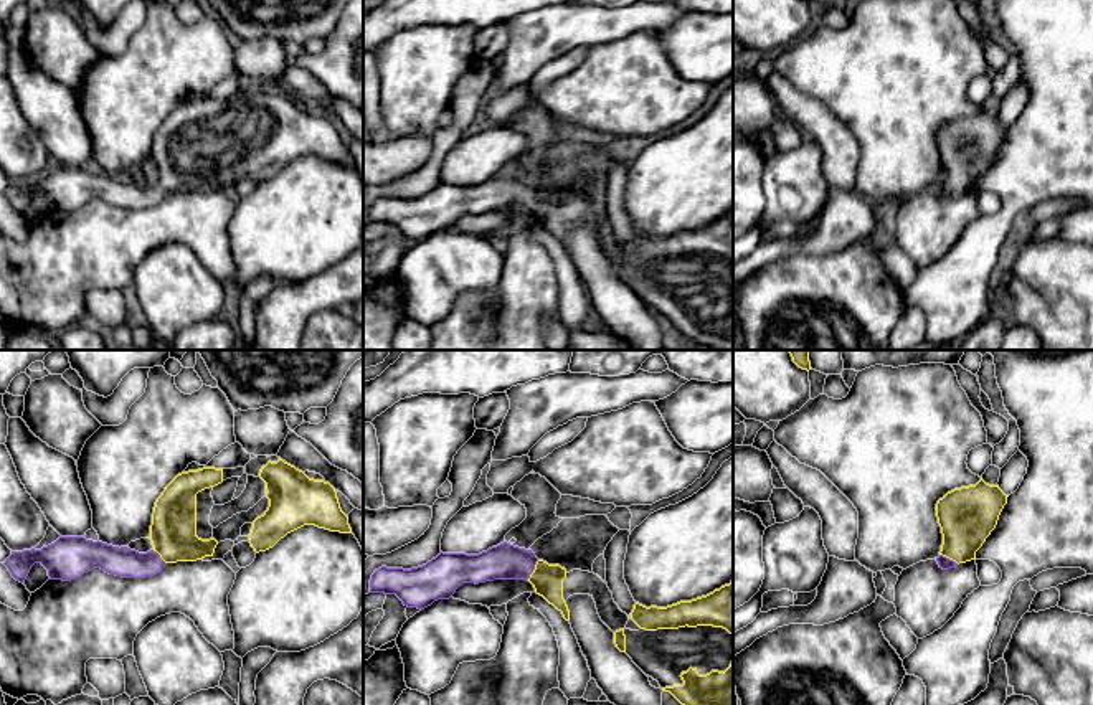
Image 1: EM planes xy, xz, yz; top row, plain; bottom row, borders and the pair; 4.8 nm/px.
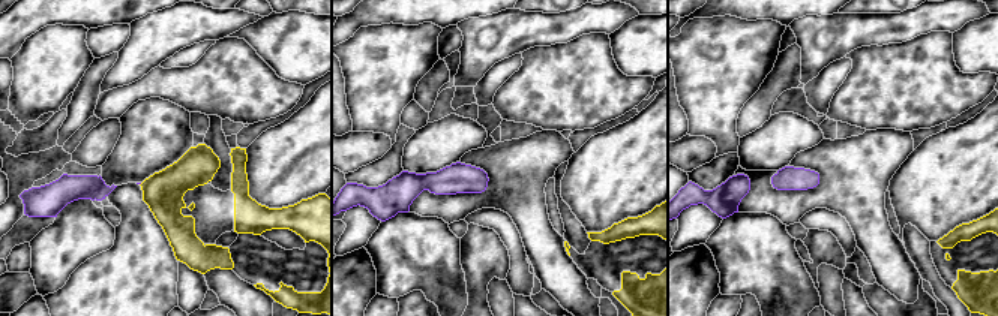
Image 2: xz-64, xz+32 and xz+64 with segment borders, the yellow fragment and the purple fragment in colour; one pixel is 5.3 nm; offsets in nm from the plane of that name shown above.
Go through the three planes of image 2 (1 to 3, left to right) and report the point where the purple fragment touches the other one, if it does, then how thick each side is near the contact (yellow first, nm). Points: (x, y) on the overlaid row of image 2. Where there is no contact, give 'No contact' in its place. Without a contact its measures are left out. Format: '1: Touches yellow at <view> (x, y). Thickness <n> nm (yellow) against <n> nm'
1: No contact
2: No contact
3: No contact

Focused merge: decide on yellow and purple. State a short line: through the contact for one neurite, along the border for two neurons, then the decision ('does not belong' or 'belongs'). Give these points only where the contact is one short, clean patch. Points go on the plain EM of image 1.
xz (547, 210), (534, 200), (522, 193), (504, 192) | belongs

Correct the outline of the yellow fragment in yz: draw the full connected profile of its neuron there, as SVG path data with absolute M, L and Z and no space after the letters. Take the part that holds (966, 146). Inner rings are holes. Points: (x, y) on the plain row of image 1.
M981 107L976 116L954 119L938 130L936 147L943 163L936 188L939 198L949 200L976 190L976 182L996 159L1007 127L999 116L989 116Z

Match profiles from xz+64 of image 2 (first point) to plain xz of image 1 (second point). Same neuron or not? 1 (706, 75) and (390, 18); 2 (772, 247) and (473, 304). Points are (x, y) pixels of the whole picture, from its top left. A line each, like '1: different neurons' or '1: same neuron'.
1: different neurons
2: different neurons

